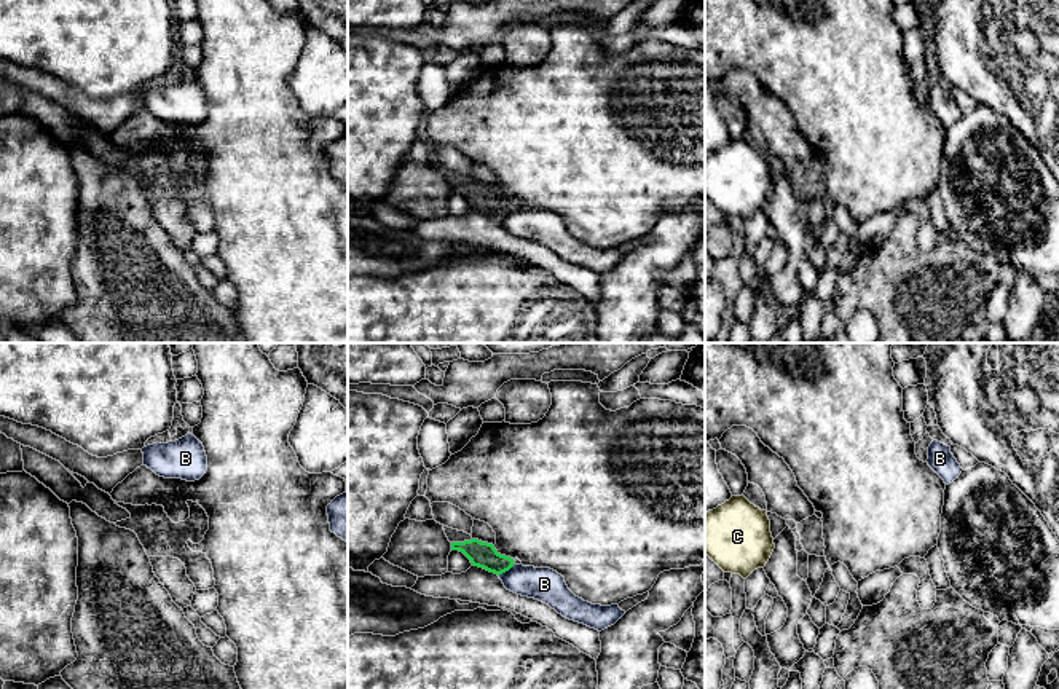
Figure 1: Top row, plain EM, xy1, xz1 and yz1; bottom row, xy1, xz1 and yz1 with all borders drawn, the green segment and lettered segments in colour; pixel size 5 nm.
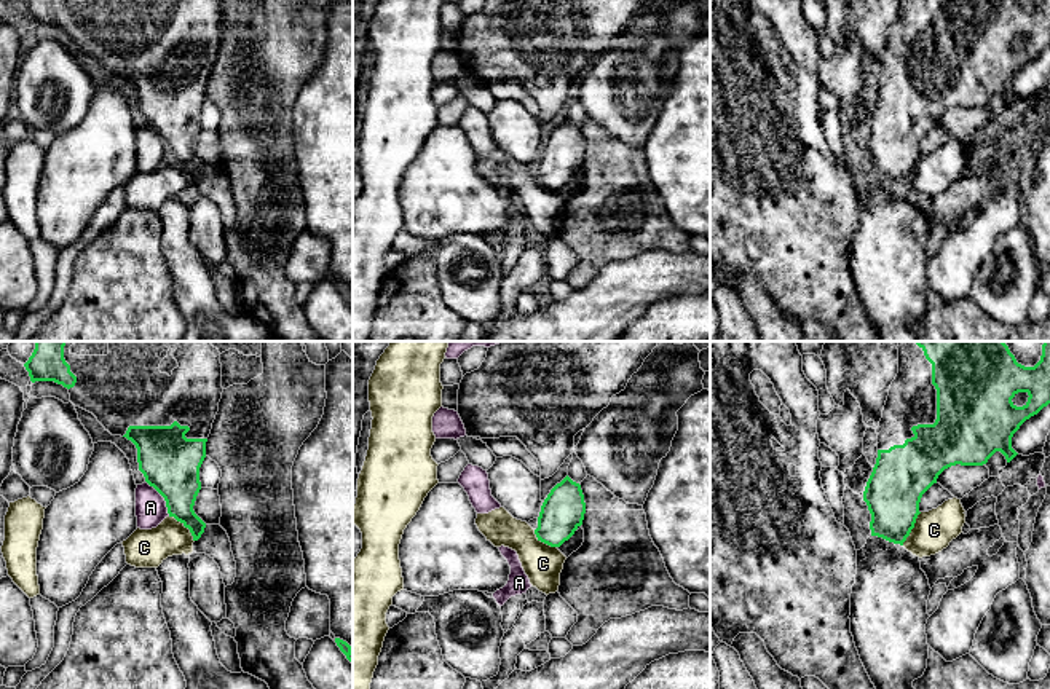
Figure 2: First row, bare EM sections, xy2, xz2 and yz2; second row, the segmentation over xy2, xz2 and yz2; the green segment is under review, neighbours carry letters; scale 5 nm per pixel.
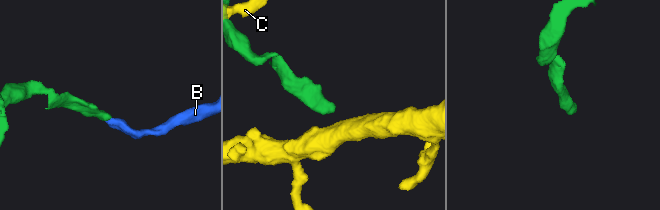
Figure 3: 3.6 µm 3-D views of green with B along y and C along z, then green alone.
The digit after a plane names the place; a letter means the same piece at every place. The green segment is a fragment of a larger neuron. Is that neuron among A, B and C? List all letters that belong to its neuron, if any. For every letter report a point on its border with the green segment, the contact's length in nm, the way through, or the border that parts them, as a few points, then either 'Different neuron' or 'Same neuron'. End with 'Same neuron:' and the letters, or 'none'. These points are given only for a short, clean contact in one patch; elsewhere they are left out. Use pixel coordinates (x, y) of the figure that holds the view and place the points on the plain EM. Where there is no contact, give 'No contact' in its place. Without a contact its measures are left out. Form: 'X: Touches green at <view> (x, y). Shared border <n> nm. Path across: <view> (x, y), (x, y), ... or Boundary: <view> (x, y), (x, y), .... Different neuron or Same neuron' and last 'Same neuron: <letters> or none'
A: Touches green at xy2 (163, 139). Shared border 220 nm. Different neuron
B: Touches green at xz1 (506, 212). Shared border 110 nm. Path across: xz1 (480, 196), (506, 212), (519, 222), (544, 227). Same neuron
C: Touches green at xy2 (185, 169). Shared border 180 nm. Boundary: xy2 (169, 158), (189, 173), (193, 184). Different neuron
Same neuron: B

